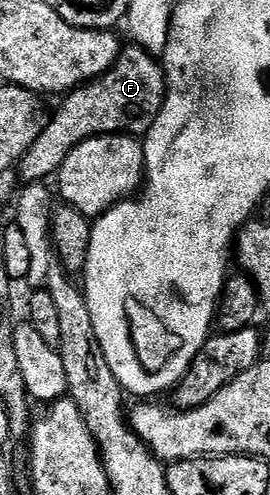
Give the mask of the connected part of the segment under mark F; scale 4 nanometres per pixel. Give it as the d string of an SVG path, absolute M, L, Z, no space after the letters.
M136 44L120 49L119 58L99 78L91 82L84 82L76 86L74 90L67 91L58 99L59 107L55 115L46 119L41 136L29 148L26 156L19 161L17 173L20 183L42 183L47 177L58 175L61 164L77 144L81 144L90 138L105 136L106 134L130 134L132 136L146 136L151 130L151 125L157 120L159 109L163 107L163 100L167 96L167 80L163 76L162 65L152 55Z

